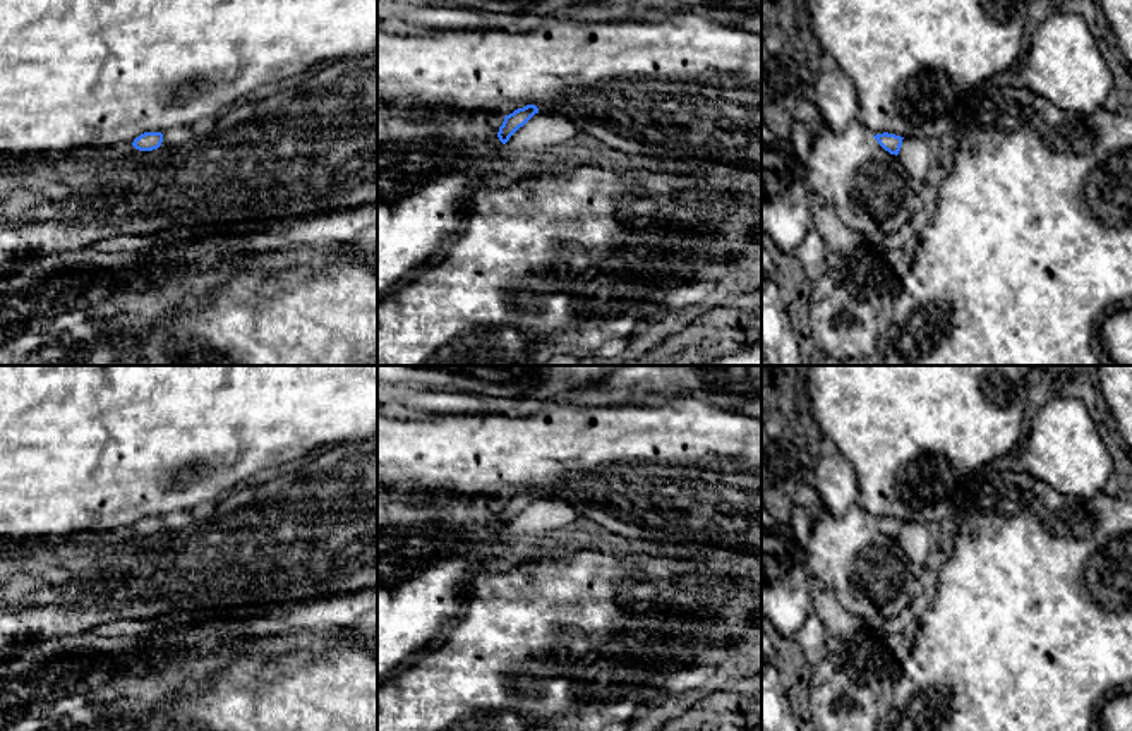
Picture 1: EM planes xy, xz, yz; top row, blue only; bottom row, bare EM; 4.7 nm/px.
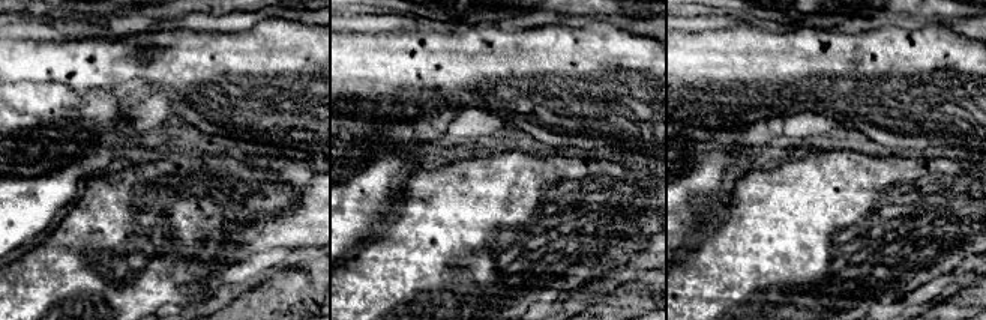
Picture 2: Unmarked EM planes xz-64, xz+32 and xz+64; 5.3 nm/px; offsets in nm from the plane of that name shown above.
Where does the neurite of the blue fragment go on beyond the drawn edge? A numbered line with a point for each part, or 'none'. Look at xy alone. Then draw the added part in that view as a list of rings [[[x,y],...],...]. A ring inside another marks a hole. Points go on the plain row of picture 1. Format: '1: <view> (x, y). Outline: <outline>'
1: xy (182, 519). Outline: [[[177,510],[163,515],[163,527],[161,530],[182,530],[182,529],[190,529],[196,520],[199,518],[201,511],[192,511],[192,510]]]

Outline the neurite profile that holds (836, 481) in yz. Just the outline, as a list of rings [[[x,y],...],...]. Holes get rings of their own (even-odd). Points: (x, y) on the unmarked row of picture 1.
[[[827,446],[813,468],[820,510],[842,517],[859,504],[858,475],[851,462],[837,450]]]

